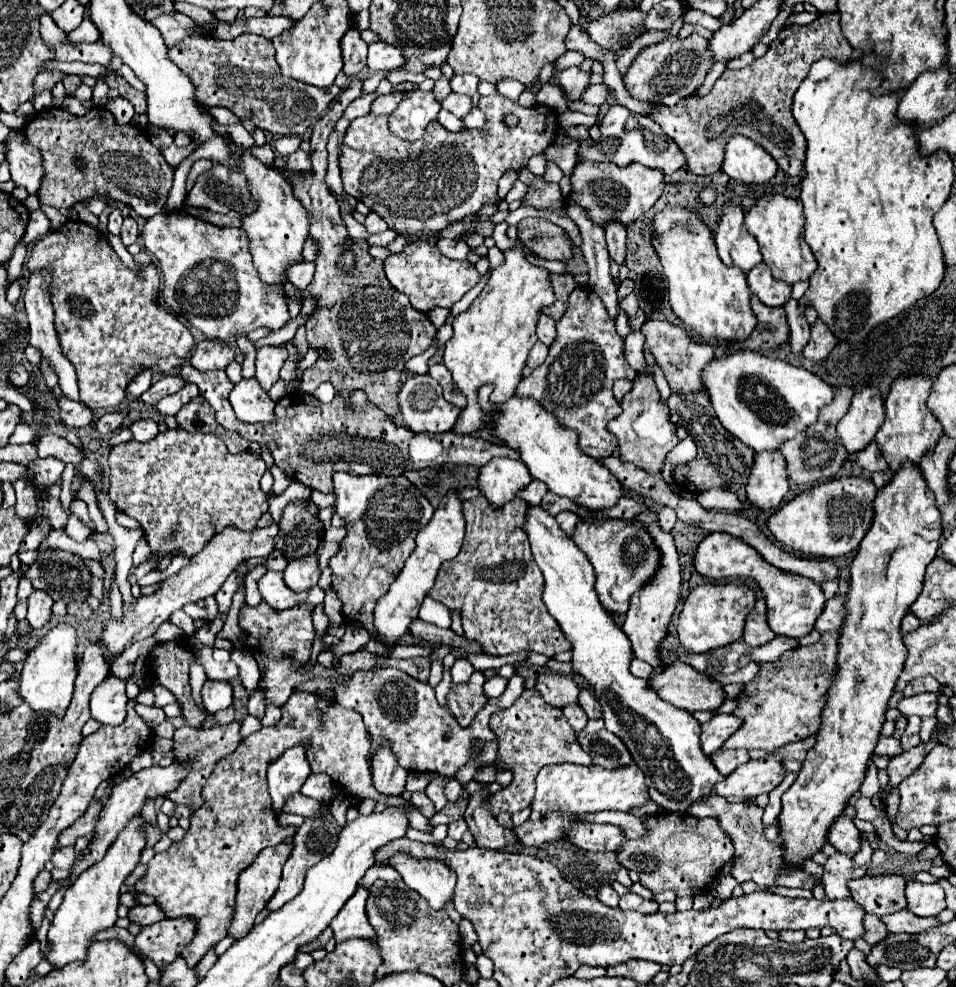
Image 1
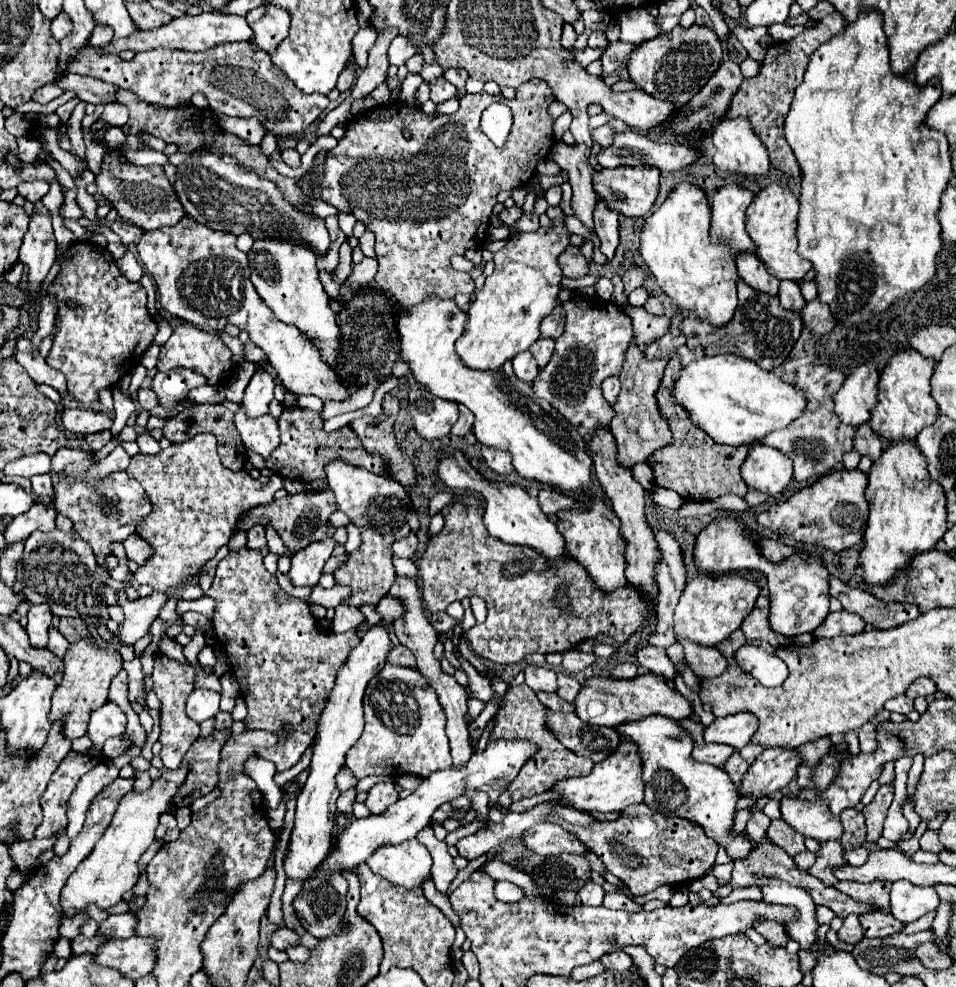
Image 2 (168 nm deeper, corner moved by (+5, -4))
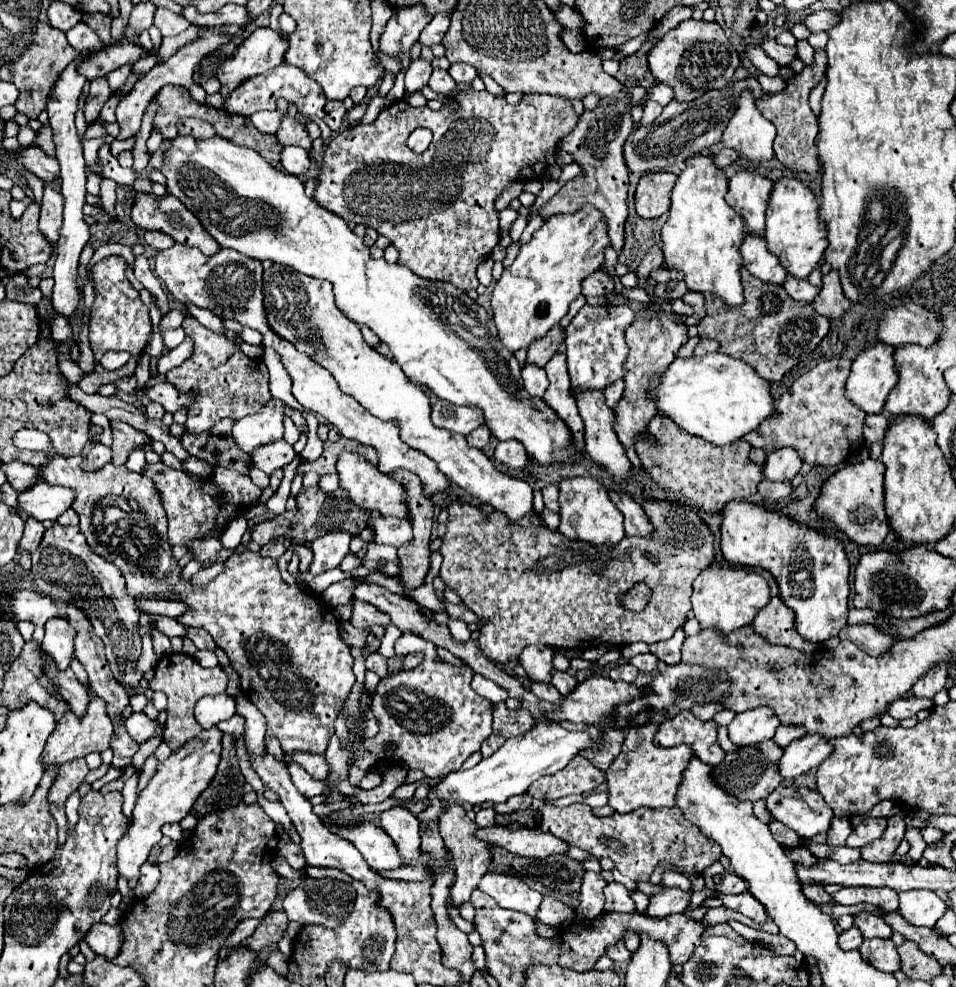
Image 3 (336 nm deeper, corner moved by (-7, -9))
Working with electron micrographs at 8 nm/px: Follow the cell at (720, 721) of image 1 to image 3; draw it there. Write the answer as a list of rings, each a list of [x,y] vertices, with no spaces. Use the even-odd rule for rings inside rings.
[[[756,707],[744,711],[732,719],[728,725],[728,737],[738,747],[752,747],[770,741],[778,729],[780,721],[768,707]]]

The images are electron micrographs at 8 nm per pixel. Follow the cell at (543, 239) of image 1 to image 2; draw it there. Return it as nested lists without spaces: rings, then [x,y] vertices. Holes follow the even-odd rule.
[[[576,246],[568,248],[568,252],[560,256],[560,266],[566,278],[582,278],[588,274],[588,260],[582,256],[582,252]]]

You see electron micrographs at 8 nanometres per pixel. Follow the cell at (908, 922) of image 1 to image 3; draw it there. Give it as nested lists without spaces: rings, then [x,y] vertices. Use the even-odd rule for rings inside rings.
[[[862,913],[860,917],[854,917],[854,925],[862,931],[866,939],[872,939],[872,937],[890,939],[892,937],[892,929],[878,915],[872,915],[872,913]]]

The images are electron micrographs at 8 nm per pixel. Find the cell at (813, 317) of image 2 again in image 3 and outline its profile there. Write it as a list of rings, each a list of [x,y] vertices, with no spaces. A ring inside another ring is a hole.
[[[830,271],[828,275],[824,275],[824,285],[820,289],[820,293],[814,297],[812,305],[816,307],[816,313],[828,317],[828,319],[840,319],[846,311],[850,311],[850,301],[844,297],[840,281],[838,281],[838,273]]]

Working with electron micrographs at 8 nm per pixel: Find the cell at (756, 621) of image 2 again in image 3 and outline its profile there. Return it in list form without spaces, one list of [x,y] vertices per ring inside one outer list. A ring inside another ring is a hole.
[[[772,597],[770,603],[754,617],[752,621],[754,631],[768,639],[772,645],[786,645],[800,651],[816,651],[818,643],[806,641],[794,629],[794,613],[784,605],[780,597]]]

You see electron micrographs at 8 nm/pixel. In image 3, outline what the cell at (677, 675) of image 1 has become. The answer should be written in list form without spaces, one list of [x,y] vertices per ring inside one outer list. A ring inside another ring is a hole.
[[[588,677],[556,705],[550,717],[556,721],[596,725],[596,721],[604,721],[616,705],[624,705],[624,701],[632,701],[632,697],[640,697],[640,687],[608,677]]]

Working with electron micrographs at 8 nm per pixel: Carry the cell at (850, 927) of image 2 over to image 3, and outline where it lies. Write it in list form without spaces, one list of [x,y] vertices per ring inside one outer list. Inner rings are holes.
[[[856,927],[840,933],[840,947],[846,949],[846,951],[848,949],[858,949],[860,947],[860,941],[864,941],[864,937],[862,937],[860,929],[856,929]]]

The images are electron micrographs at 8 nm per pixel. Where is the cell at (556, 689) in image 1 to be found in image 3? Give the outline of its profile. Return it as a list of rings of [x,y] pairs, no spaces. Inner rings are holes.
[[[530,645],[522,651],[520,665],[526,669],[526,673],[532,681],[550,683],[552,657],[554,657],[554,649],[544,647],[544,645]]]

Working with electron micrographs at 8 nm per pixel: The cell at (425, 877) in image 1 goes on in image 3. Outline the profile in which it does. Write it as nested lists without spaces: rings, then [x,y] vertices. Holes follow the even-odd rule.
[[[350,823],[348,827],[340,827],[338,835],[352,841],[374,871],[390,871],[406,865],[392,837],[374,823]]]

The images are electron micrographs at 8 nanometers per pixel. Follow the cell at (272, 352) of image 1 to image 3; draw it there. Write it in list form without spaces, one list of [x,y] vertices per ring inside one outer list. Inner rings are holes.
[[[272,399],[268,401],[268,405],[264,405],[264,409],[258,415],[248,415],[236,421],[232,427],[232,437],[236,445],[246,453],[252,453],[254,447],[262,443],[282,439],[284,409],[286,405],[280,399]]]

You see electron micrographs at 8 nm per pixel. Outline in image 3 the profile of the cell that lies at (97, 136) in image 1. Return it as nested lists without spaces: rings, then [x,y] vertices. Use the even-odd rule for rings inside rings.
[[[136,193],[136,201],[132,205],[132,221],[140,229],[162,231],[162,233],[170,235],[176,243],[198,247],[206,255],[212,255],[212,253],[216,253],[220,249],[220,245],[216,241],[212,241],[212,237],[208,237],[208,231],[204,231],[204,227],[194,217],[194,213],[190,213],[186,209],[186,205],[180,199],[172,197],[170,193],[166,193],[164,197],[158,197],[154,193]]]

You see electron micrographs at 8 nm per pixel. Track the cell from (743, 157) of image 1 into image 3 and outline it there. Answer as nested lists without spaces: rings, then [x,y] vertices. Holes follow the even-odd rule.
[[[742,93],[738,109],[730,119],[722,143],[736,151],[740,159],[762,163],[774,159],[772,141],[774,141],[774,125],[760,115],[754,105],[754,97],[750,93]]]

